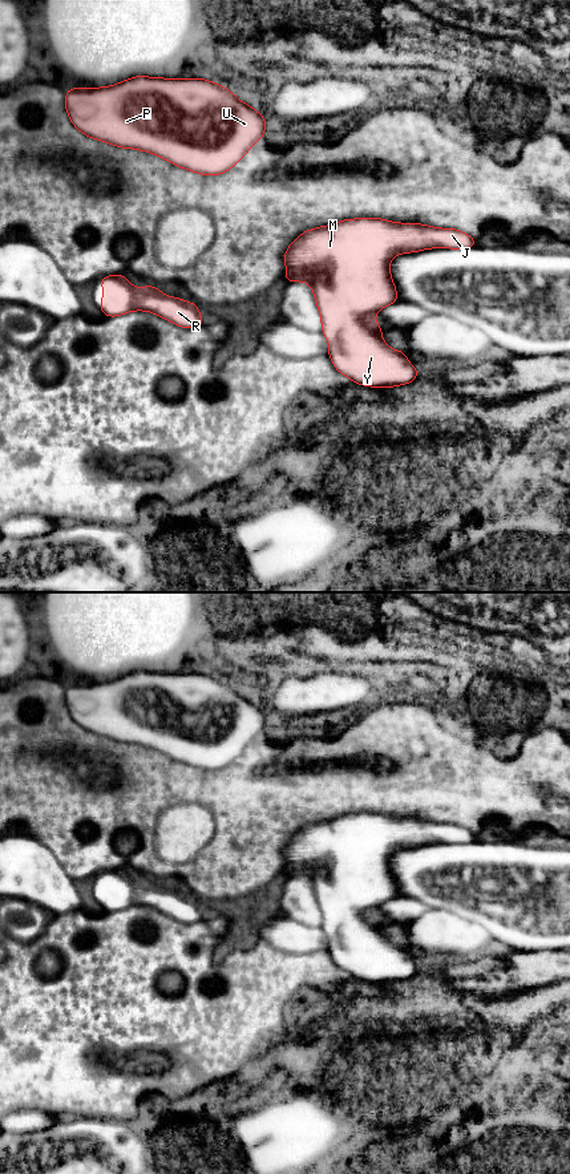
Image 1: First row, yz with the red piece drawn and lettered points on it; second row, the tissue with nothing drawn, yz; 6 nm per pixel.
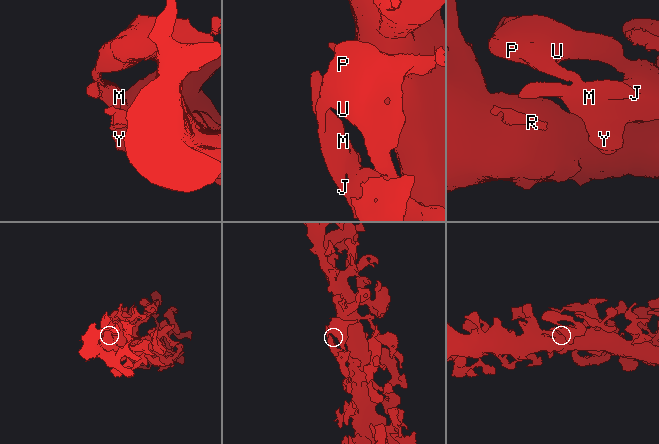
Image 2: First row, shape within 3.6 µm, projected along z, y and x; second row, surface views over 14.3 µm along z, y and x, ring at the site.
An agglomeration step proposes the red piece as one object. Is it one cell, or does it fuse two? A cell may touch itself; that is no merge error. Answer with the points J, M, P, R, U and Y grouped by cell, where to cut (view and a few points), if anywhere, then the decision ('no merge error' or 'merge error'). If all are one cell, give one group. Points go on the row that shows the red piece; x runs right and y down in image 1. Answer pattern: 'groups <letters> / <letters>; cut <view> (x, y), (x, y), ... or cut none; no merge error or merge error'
groups J M P U Y / R; cut yz (113, 275), (129, 288), (132, 310); merge error

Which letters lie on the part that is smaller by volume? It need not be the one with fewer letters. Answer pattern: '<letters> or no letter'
R

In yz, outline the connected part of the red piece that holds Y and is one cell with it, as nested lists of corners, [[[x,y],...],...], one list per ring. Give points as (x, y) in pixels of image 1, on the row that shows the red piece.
[[[379,218],[345,219],[331,226],[307,230],[290,244],[283,255],[287,267],[284,282],[306,282],[312,287],[322,317],[320,331],[328,341],[328,356],[337,372],[359,385],[392,388],[412,382],[420,372],[409,364],[404,351],[393,351],[384,343],[383,327],[375,321],[377,311],[400,301],[389,272],[391,260],[397,254],[419,252],[427,248],[465,250],[474,246],[477,246],[476,239],[456,228],[437,228],[421,223],[395,223]]]

